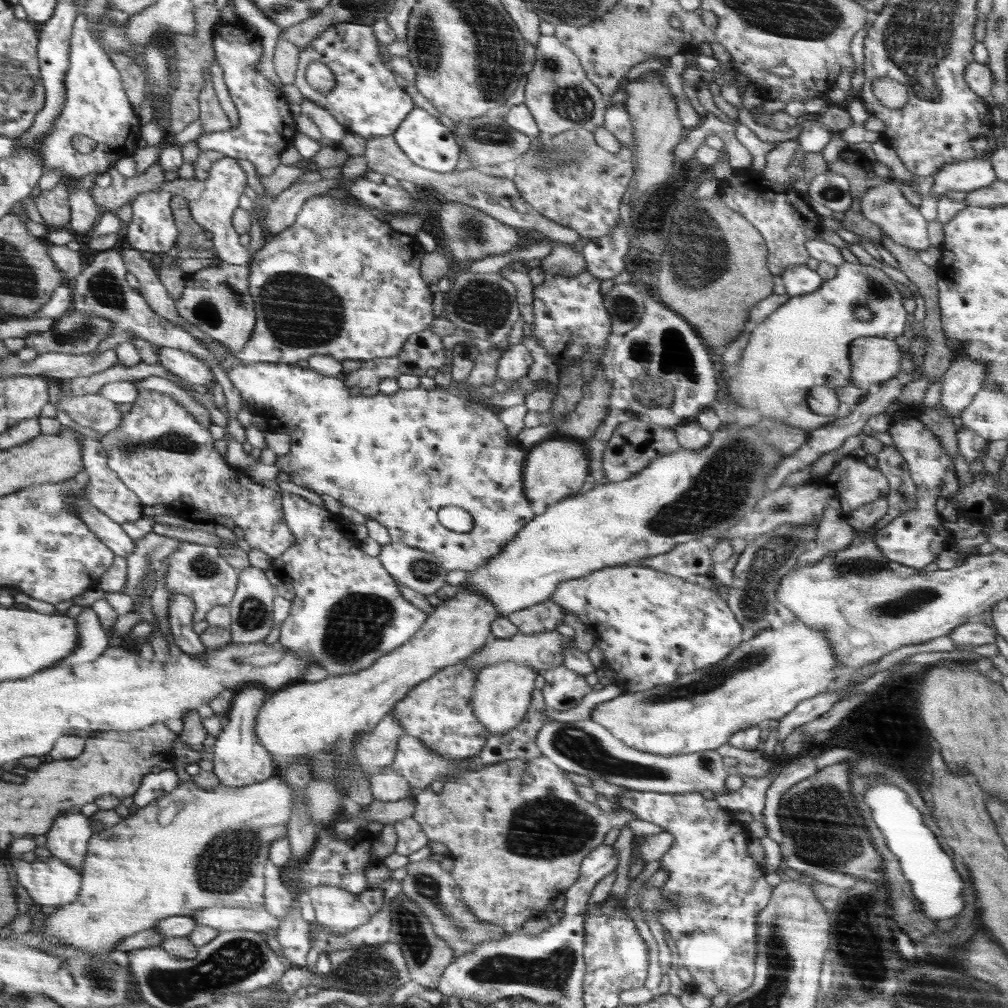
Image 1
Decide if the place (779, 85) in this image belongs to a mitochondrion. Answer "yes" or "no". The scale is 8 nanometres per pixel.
no

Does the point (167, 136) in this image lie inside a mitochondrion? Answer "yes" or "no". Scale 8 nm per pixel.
no

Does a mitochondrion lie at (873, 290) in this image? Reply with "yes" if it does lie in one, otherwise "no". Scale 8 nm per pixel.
yes

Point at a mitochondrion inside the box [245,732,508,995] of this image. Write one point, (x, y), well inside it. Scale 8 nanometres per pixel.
(409, 928)

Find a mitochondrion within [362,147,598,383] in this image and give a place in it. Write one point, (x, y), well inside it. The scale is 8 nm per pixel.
(481, 302)

